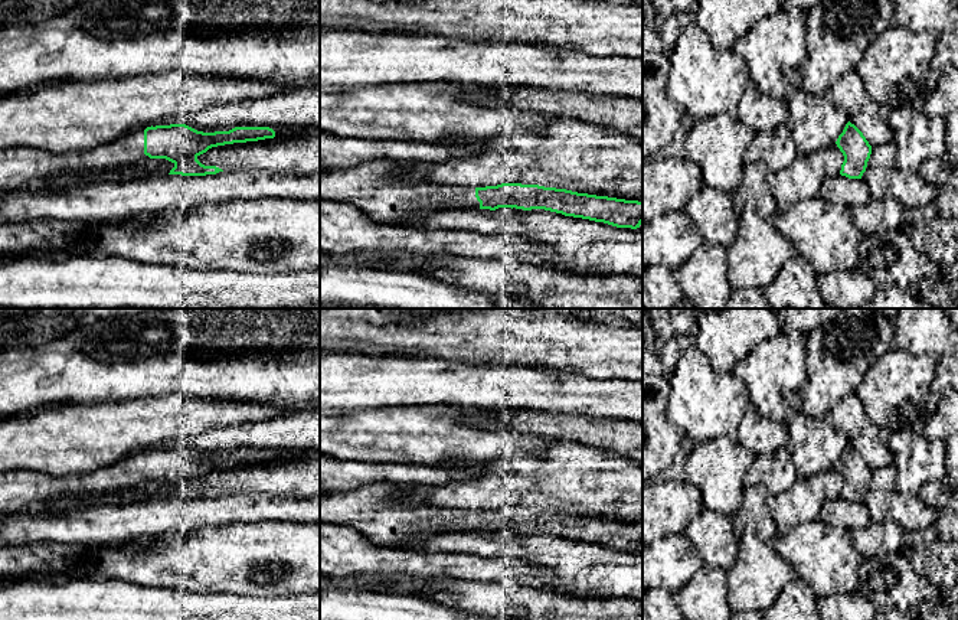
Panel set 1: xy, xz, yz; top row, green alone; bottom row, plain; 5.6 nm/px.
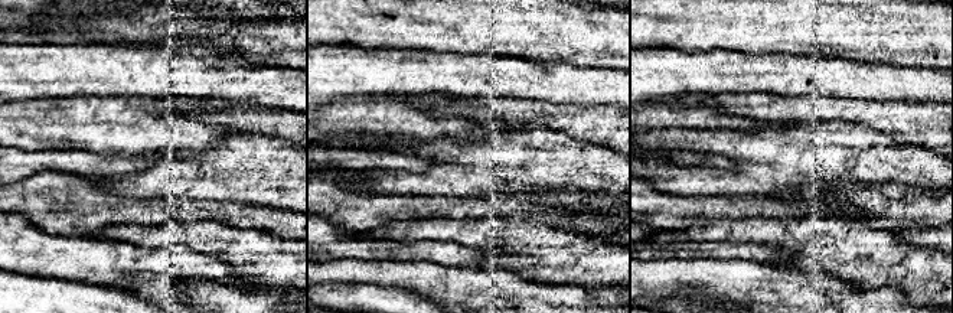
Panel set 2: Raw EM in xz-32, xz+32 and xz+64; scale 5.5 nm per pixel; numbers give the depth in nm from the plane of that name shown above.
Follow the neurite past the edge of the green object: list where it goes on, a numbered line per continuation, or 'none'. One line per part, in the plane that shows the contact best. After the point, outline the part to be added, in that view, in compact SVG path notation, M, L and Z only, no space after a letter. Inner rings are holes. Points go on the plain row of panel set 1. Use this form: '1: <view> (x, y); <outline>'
1: xy (20, 490); M144 453L125 457L108 467L92 473L50 476L33 470L0 471L0 516L6 513L42 510L48 503L56 503L61 497L99 497L109 495L112 503L133 503L138 499L141 487L150 480L144 477Z

